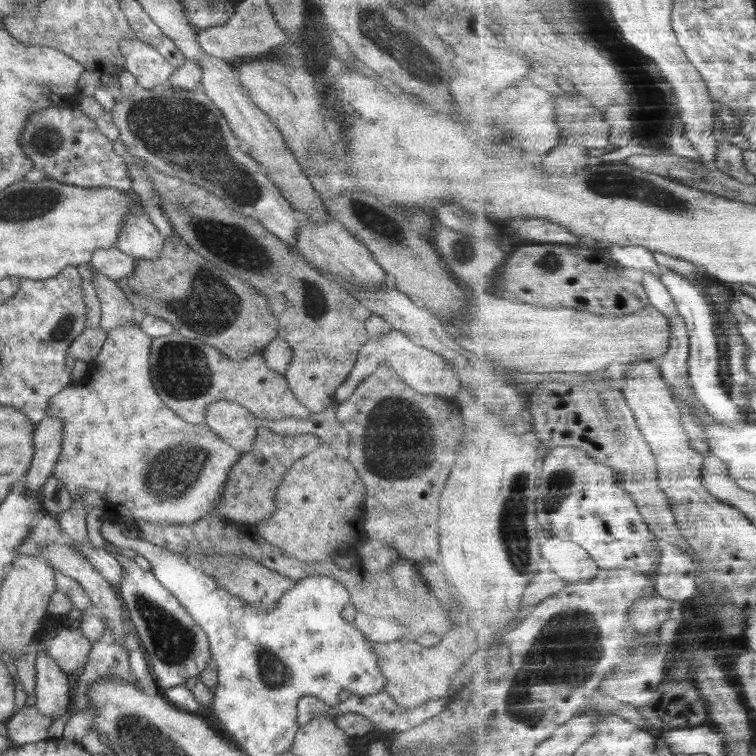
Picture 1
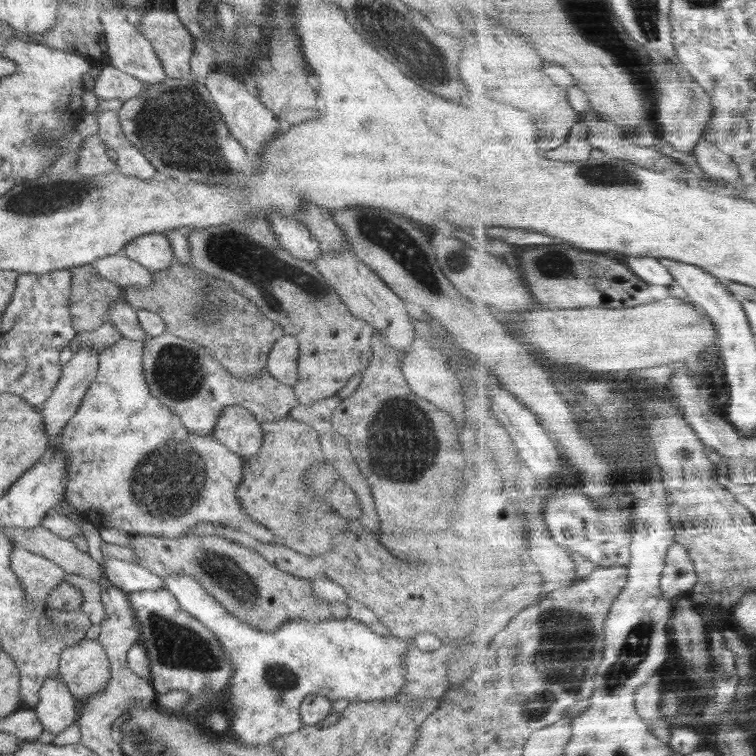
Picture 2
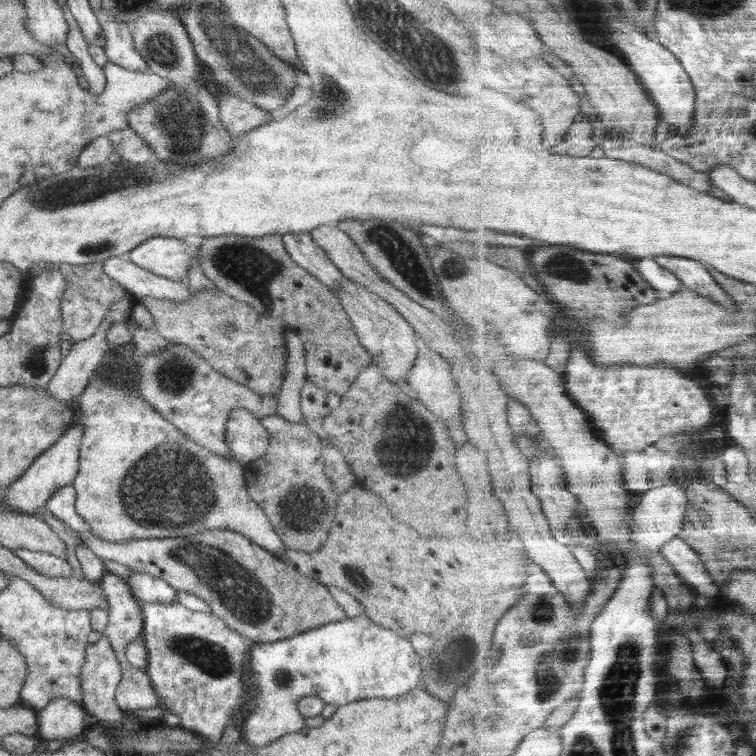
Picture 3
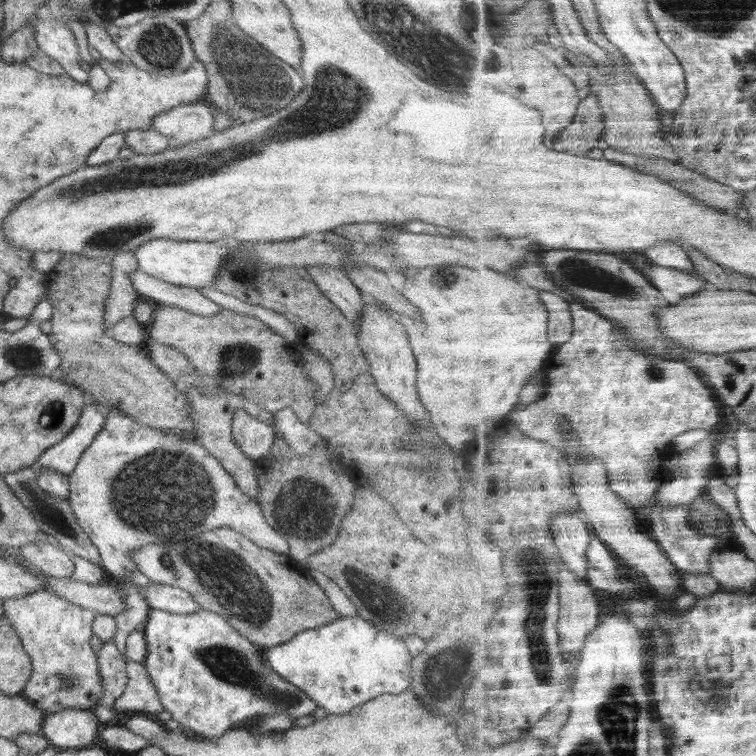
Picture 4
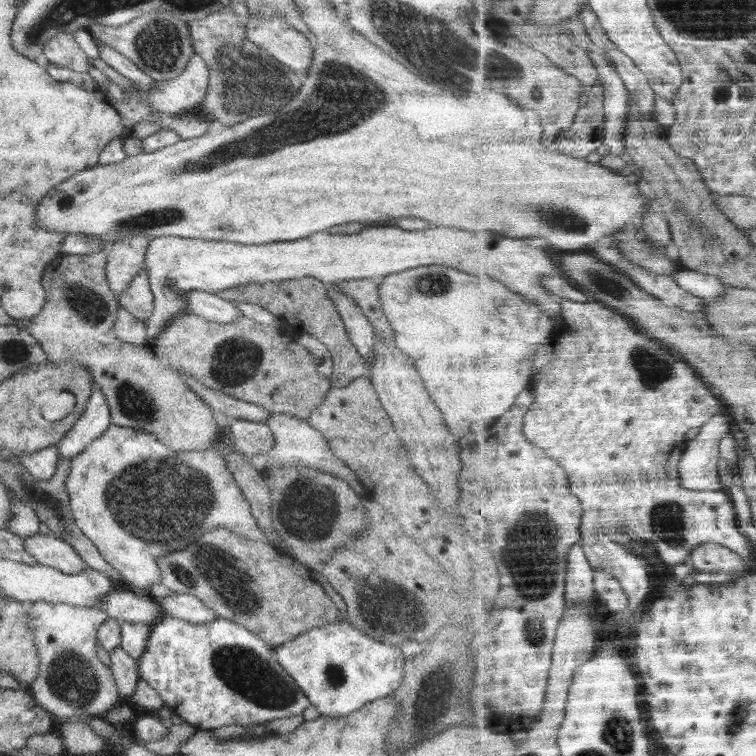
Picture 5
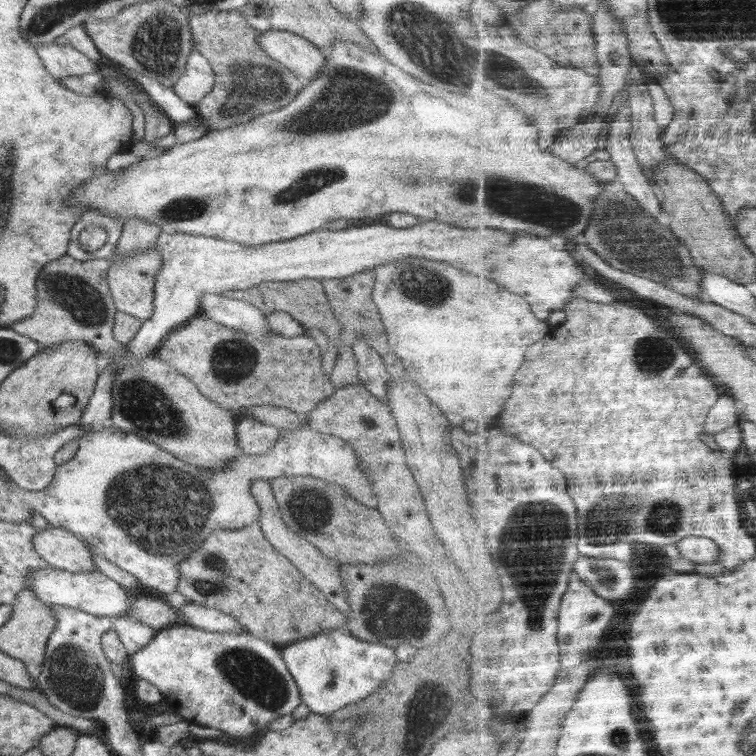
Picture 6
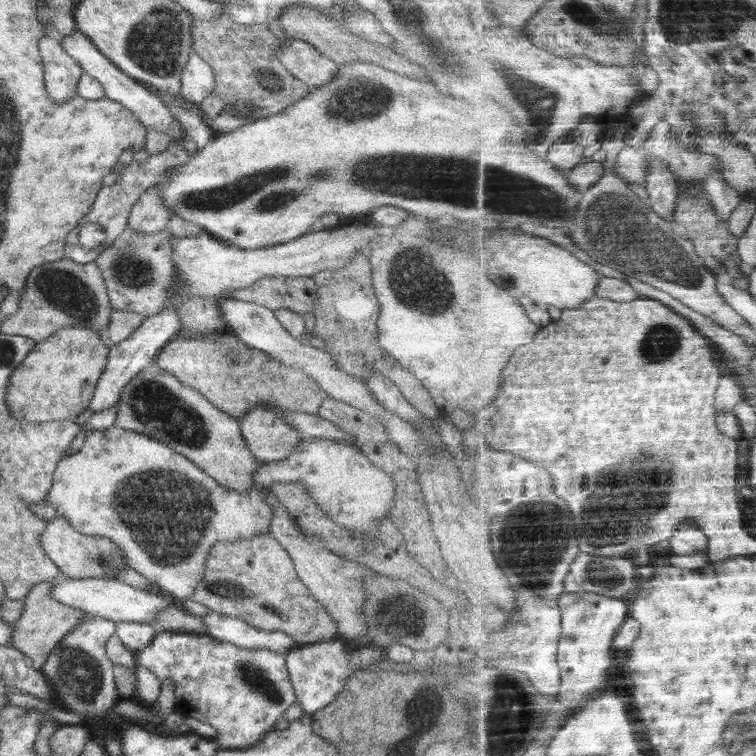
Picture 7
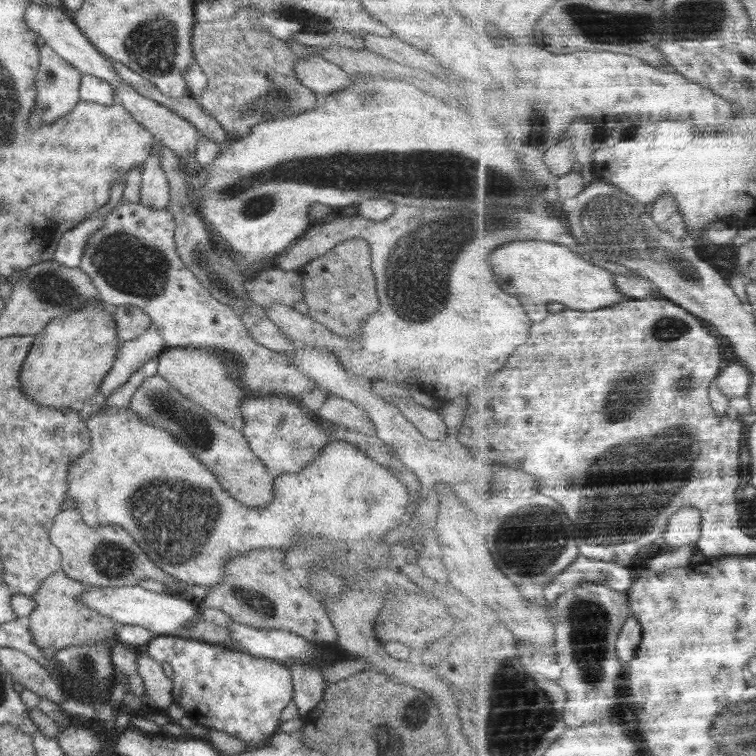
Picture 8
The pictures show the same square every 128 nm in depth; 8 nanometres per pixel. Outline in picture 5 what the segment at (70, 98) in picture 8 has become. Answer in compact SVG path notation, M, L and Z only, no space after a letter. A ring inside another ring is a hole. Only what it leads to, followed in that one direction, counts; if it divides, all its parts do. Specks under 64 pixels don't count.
M62 32L48 40L42 49L45 62L54 64L58 68L70 68L83 73L88 73L92 68L92 61L74 41L74 33Z

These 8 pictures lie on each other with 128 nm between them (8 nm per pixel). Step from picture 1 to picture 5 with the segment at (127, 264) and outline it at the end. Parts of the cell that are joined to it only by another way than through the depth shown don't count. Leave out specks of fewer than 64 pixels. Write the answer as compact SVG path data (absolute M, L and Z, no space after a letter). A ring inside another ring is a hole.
M192 290L184 296L184 308L188 312L204 317L218 324L232 324L243 314L230 299L223 299L217 293Z

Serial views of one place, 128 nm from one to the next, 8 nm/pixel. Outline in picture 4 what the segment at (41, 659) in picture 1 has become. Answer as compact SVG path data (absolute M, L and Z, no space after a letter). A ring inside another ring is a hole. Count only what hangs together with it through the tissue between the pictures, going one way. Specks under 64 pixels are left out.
M82 709L48 713L40 734L59 750L88 748L99 740L98 721L91 711Z

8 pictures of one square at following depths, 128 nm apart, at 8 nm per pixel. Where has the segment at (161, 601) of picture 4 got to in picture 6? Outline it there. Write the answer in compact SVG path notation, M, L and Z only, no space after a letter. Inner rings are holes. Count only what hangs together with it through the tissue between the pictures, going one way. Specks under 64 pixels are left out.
M194 602L182 606L178 612L181 622L206 632L217 632L222 635L231 632L232 635L242 635L246 631L232 616Z

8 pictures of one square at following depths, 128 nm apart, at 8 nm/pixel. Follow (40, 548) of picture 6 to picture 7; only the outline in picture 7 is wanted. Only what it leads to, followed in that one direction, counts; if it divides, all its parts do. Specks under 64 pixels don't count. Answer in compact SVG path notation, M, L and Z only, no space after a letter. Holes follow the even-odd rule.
M57 516L46 524L44 534L40 536L40 543L46 555L54 561L60 571L73 580L83 579L113 579L120 581L124 568L129 568L122 549L106 537L88 536L76 531L66 517Z

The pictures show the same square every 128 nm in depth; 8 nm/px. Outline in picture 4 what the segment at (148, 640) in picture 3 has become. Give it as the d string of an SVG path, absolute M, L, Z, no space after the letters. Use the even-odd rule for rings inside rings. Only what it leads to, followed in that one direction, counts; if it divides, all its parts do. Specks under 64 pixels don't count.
M150 608L146 622L142 626L144 628L145 640L147 643L147 654L144 659L143 665L146 667L148 676L154 684L163 710L168 711L172 719L178 722L181 726L188 726L194 733L207 739L214 739L220 737L224 732L229 729L237 728L238 725L242 725L243 722L248 720L253 721L254 718L262 719L262 717L270 717L275 715L287 715L290 719L299 719L300 717L311 715L318 707L306 693L302 692L299 688L296 688L294 684L290 684L284 677L278 675L278 672L272 669L270 663L264 659L264 648L247 640L244 636L241 636L239 632L228 624L226 620L215 614L214 612L201 609L199 612L193 614L173 614L165 612L164 610Z

